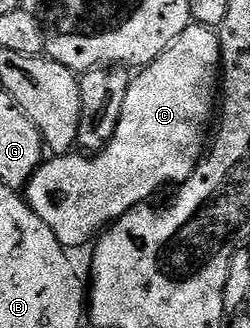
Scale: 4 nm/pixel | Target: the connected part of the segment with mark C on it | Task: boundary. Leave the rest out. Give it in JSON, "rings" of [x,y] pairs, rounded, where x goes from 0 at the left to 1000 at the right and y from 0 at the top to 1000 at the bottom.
{"rings":[[[764,67],[736,104],[708,110],[676,146],[652,152],[608,192],[580,198],[556,216],[568,220],[556,232],[540,229],[524,241],[464,409],[416,460],[312,476],[232,470],[200,482],[216,488],[188,485],[140,518],[96,576],[96,607],[192,686],[192,701],[224,713],[252,756],[292,762],[324,744],[356,747],[412,698],[476,671],[500,646],[588,619],[628,573],[692,549],[736,555],[768,534],[832,439],[824,387],[840,378],[840,351],[864,341],[884,201],[888,155],[868,95],[816,73]]]}

